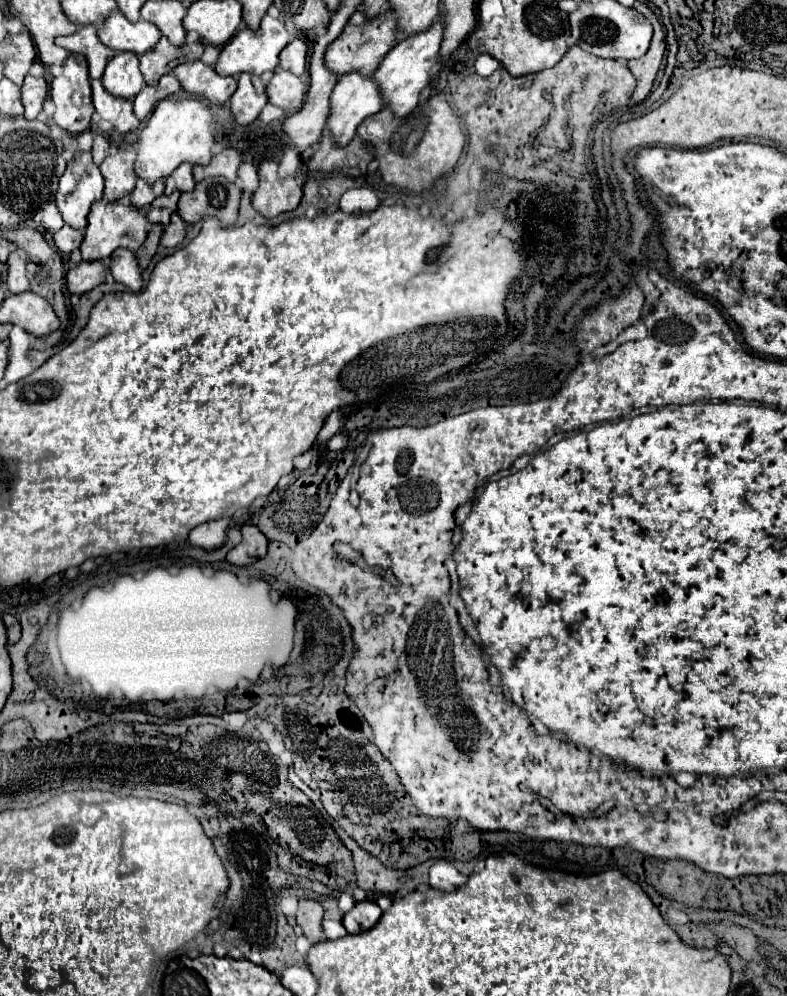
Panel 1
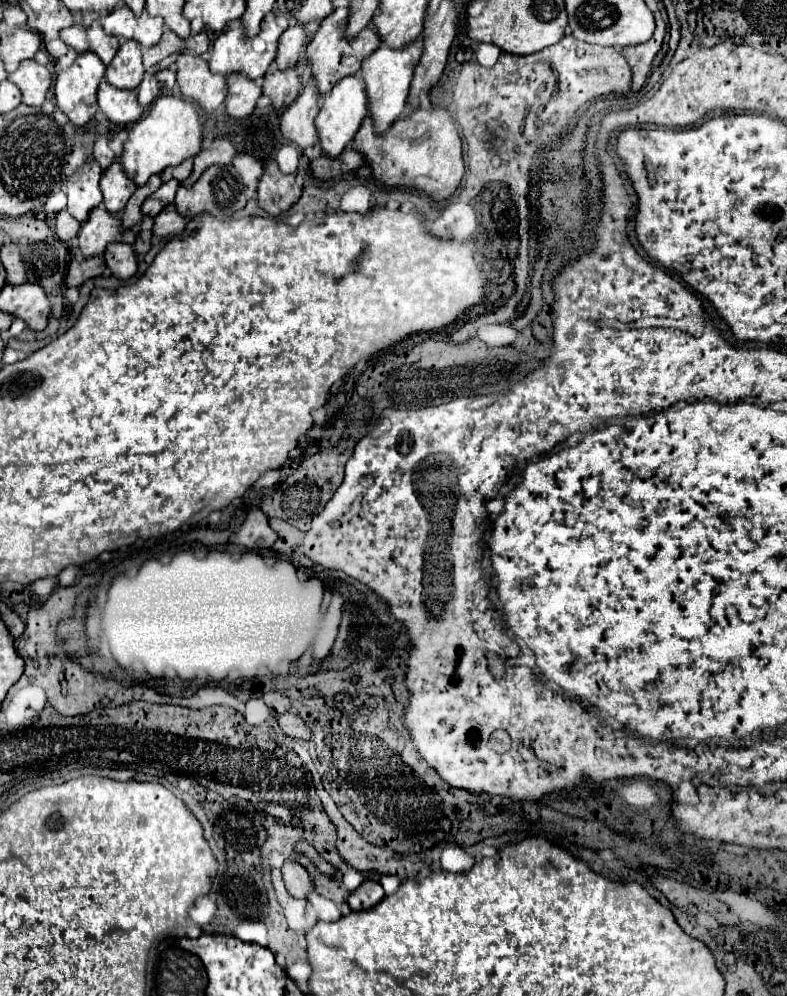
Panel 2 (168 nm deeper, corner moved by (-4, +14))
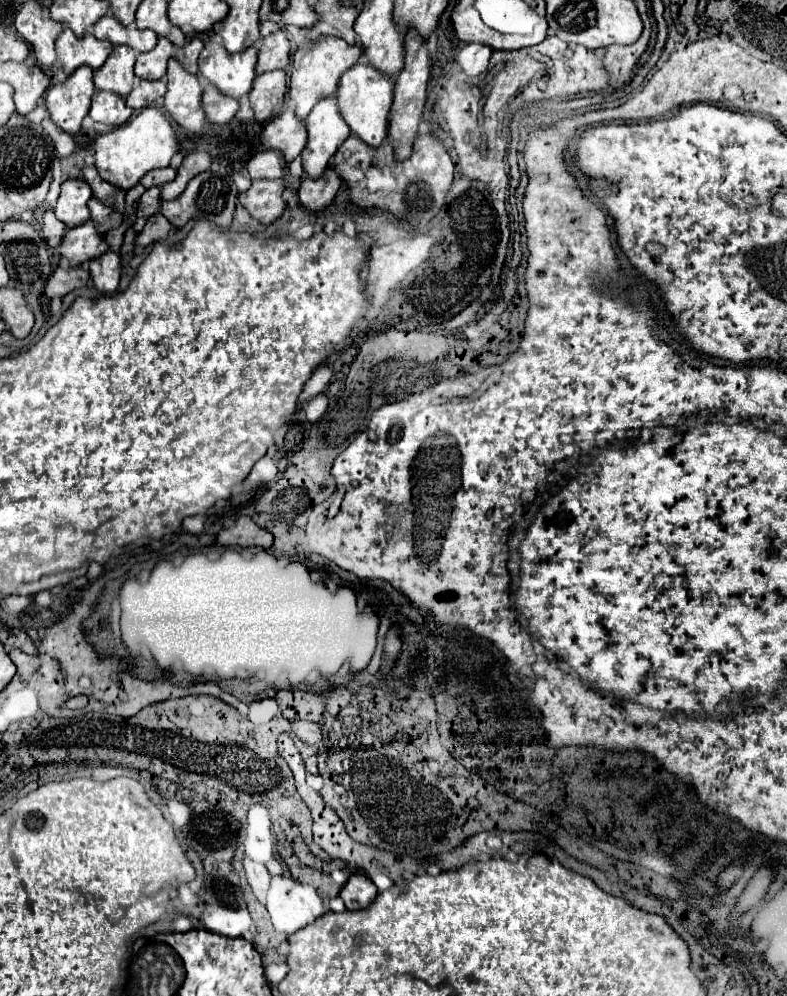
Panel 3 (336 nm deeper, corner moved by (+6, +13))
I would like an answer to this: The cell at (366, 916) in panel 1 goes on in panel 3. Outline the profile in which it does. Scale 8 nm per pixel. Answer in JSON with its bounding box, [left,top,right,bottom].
[339,873,377,911]

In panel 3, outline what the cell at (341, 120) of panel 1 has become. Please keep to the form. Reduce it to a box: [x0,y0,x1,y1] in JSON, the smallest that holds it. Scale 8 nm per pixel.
[301,95,349,177]

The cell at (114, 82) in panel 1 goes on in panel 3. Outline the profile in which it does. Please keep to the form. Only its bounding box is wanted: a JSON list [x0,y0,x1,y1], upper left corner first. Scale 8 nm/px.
[93,45,135,97]

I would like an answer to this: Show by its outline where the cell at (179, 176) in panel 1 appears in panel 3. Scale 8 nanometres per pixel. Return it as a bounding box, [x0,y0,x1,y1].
[141,167,177,189]

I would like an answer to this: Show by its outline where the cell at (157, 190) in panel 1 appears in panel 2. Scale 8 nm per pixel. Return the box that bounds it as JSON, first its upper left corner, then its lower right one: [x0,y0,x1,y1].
[121,176,161,228]

